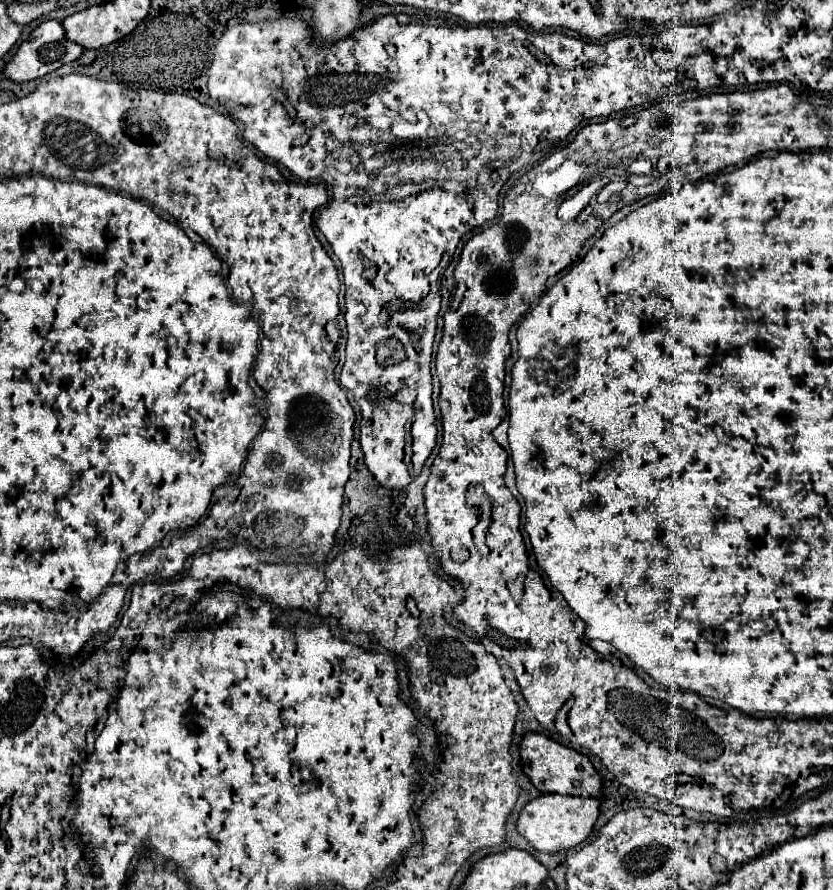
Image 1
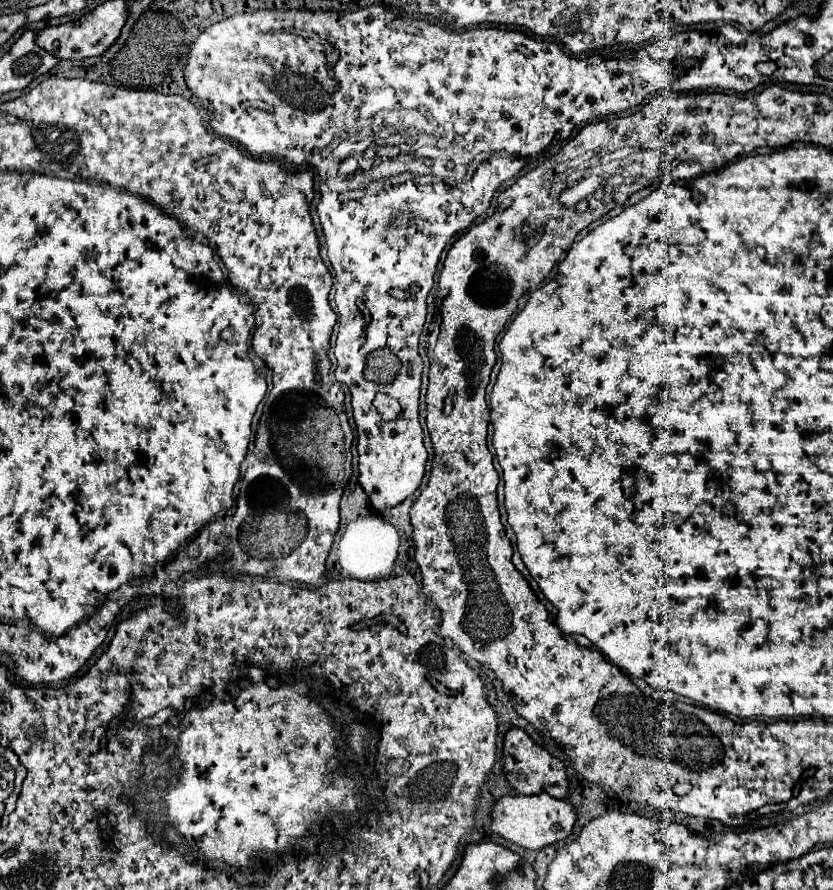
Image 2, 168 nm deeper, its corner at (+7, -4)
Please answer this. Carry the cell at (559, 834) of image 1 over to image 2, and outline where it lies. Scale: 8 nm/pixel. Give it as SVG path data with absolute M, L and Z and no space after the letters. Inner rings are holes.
M532 794L532 796L502 796L498 802L494 802L492 812L492 832L500 834L502 838L528 848L528 850L540 850L548 844L556 844L564 840L576 822L576 812L566 800L556 800L548 794Z

